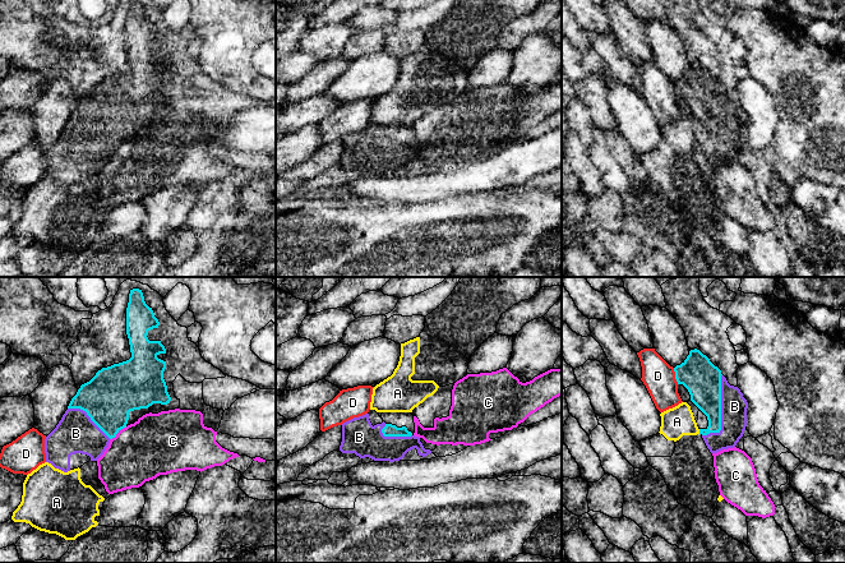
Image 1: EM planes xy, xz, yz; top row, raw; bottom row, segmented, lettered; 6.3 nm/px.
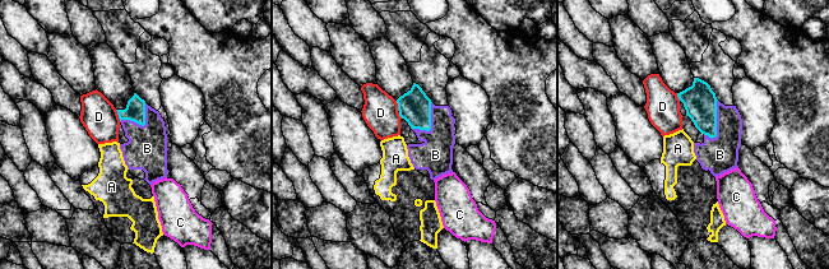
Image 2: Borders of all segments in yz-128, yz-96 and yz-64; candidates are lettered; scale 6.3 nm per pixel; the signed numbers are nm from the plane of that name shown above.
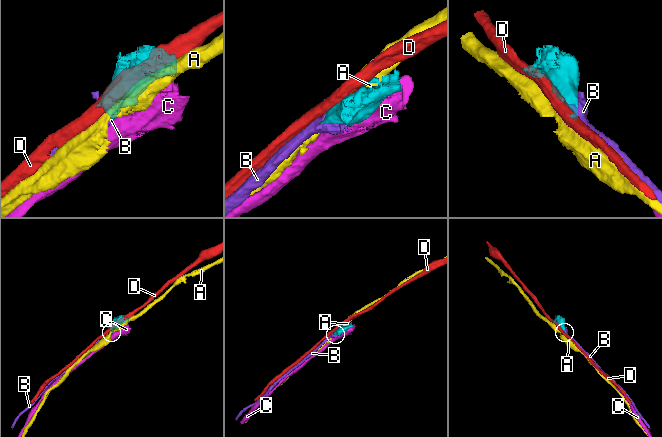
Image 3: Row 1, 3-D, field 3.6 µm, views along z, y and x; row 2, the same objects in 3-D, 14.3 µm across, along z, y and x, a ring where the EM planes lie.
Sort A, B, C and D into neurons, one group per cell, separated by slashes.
A / B / C / D

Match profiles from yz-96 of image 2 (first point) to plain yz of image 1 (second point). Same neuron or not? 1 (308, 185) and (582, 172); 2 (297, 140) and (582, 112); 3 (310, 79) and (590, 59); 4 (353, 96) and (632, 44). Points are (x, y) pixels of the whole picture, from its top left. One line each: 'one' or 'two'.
1: one
2: one
3: one
4: two

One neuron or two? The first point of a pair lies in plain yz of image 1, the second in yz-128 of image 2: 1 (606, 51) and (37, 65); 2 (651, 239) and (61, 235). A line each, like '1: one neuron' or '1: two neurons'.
1: one neuron
2: two neurons

